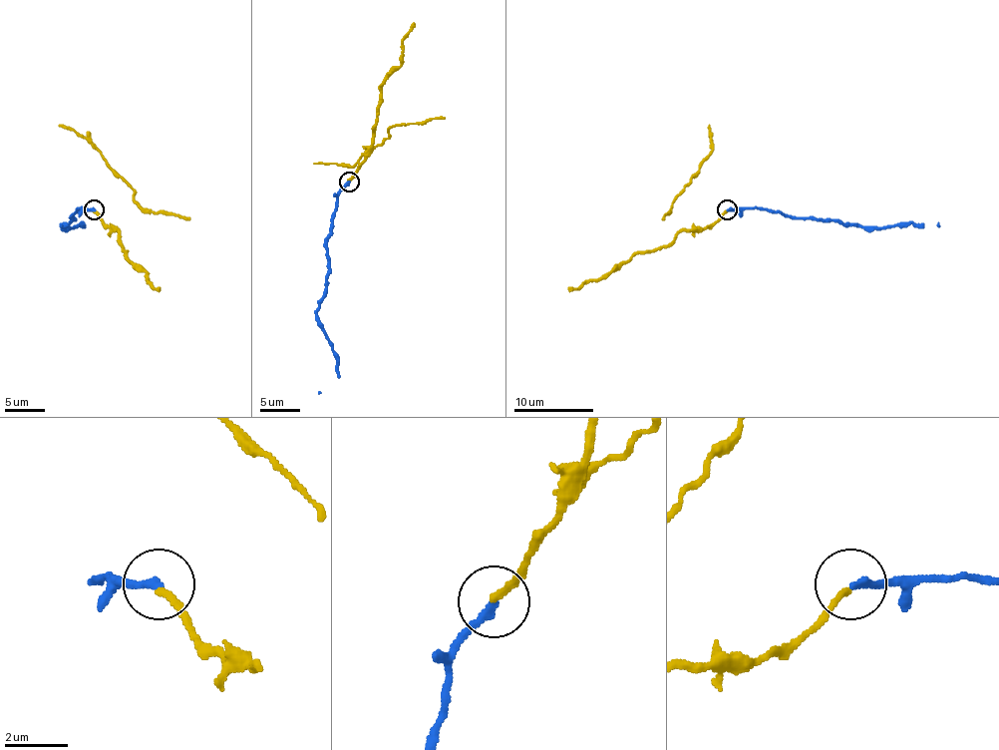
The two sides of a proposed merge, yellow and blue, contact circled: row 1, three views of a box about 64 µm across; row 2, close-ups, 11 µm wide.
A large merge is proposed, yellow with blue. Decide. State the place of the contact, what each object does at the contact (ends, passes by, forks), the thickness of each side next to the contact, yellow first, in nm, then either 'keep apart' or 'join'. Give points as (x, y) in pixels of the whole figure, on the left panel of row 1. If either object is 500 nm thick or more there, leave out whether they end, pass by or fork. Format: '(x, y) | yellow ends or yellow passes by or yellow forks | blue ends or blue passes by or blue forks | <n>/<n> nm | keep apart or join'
(94, 209) | yellow ends | blue ends | 200/240 nm | keep apart

